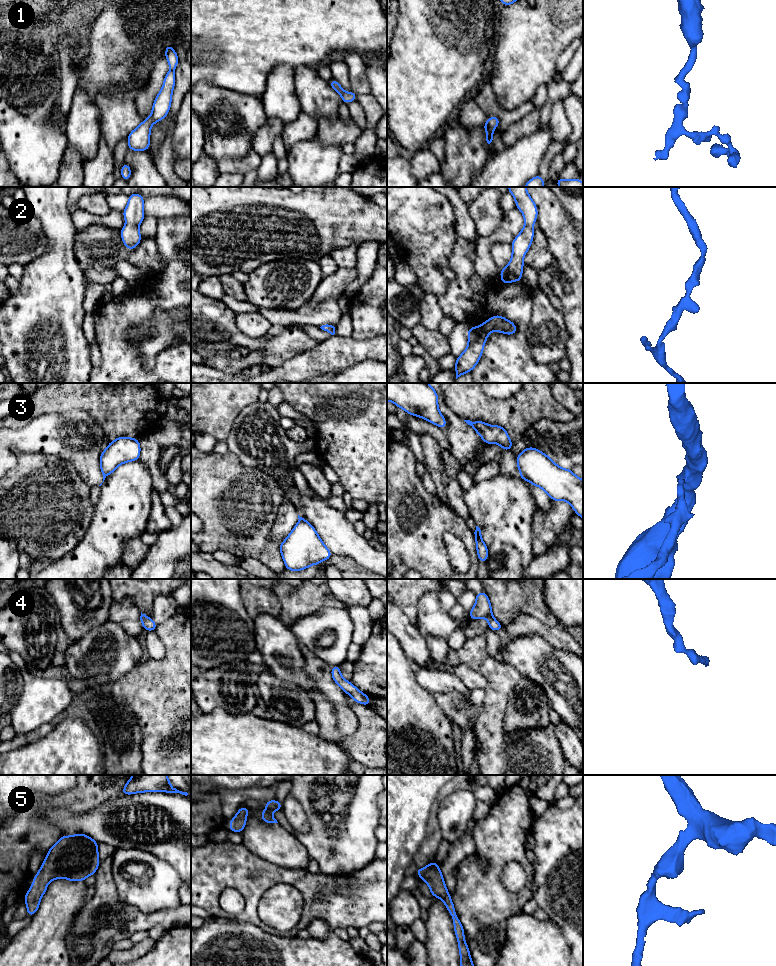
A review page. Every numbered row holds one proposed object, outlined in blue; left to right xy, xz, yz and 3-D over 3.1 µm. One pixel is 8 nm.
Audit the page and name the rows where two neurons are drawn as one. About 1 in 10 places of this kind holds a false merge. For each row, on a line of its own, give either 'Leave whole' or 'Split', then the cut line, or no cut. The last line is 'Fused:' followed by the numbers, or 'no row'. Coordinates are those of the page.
1: Leave whole. No split
2: Leave whole. No split
3: Split. Split along yz (521, 473), (527, 479)
4: Leave whole. No split
5: Leave whole. No split
Fused: 3

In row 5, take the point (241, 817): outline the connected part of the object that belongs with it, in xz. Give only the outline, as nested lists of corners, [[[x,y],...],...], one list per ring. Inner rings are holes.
[[[242,805],[239,808],[239,811],[237,812],[236,816],[230,820],[229,831],[242,833],[246,825],[246,814],[250,812],[252,812],[250,809]]]

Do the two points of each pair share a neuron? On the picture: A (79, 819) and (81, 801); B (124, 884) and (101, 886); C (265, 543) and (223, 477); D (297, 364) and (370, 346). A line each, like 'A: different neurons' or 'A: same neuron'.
A: different neurons
B: different neurons
C: same neuron
D: same neuron

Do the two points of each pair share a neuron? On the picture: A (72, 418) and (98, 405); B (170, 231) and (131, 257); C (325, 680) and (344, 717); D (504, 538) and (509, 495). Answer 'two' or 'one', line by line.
A: two
B: two
C: one
D: one

